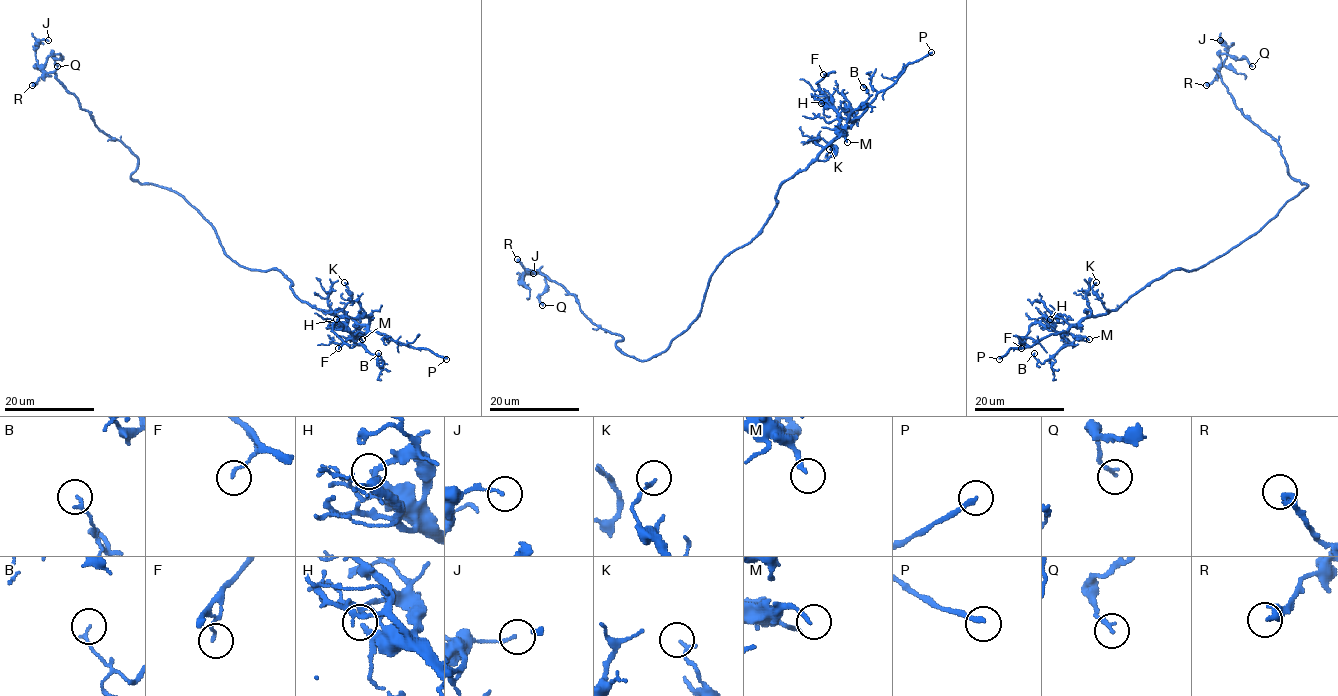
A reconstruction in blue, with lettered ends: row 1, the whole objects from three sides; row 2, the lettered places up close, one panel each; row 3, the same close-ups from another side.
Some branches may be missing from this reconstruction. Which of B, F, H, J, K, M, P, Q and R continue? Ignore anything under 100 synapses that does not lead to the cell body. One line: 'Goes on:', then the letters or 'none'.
Goes on: P

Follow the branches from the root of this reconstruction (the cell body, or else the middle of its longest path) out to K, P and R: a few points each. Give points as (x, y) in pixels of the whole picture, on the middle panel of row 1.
K: (703, 298), (716, 267), (766, 222), (781, 185), (836, 153), (832, 144), (829, 149)
P: (703, 298), (716, 267), (747, 244), (766, 222), (781, 185), (802, 171), (909, 63), (931, 52)
R: (703, 298), (700, 315), (664, 351), (639, 360), (616, 344), (620, 335), (591, 321), (574, 295), (517, 259)

